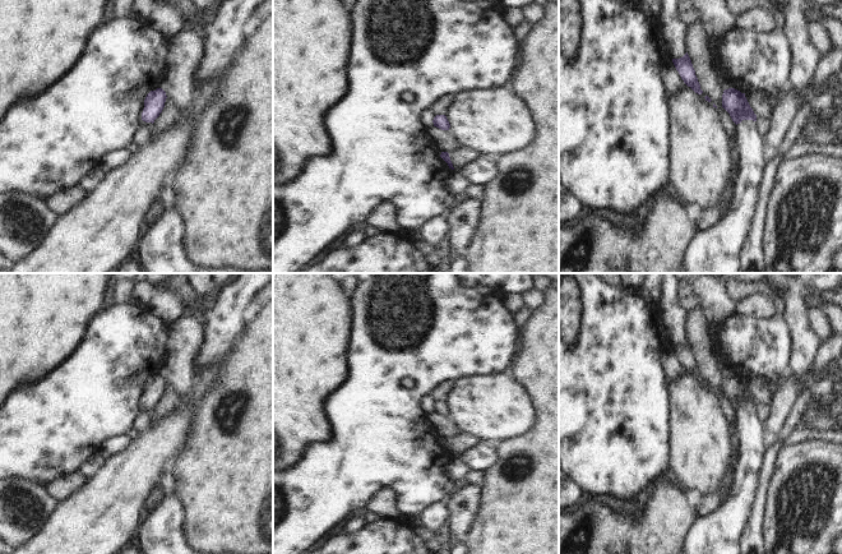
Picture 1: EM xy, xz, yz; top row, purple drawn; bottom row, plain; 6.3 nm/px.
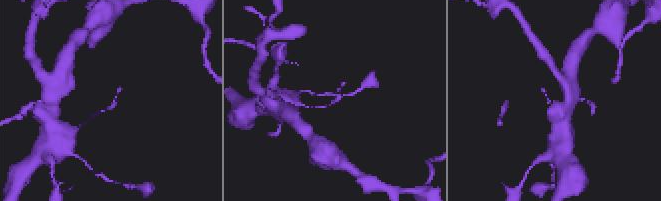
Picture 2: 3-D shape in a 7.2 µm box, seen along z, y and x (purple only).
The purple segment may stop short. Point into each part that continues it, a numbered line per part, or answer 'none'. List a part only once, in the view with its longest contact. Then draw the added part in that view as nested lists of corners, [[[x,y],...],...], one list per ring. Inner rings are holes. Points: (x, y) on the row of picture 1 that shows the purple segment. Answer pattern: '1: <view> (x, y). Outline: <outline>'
none

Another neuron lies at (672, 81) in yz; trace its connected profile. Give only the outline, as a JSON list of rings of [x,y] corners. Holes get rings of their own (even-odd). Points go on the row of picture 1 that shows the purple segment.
[[[670,59],[662,66],[662,79],[670,97],[680,92],[684,87],[684,80]]]

